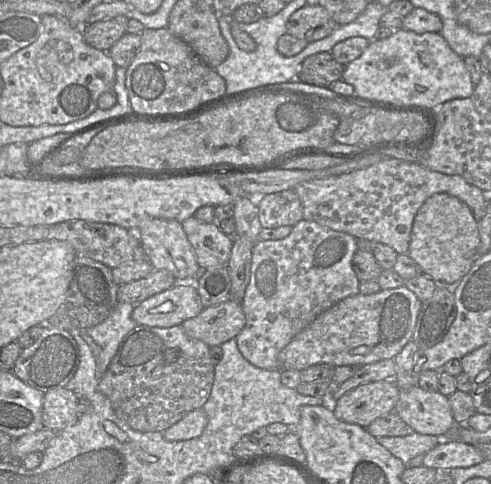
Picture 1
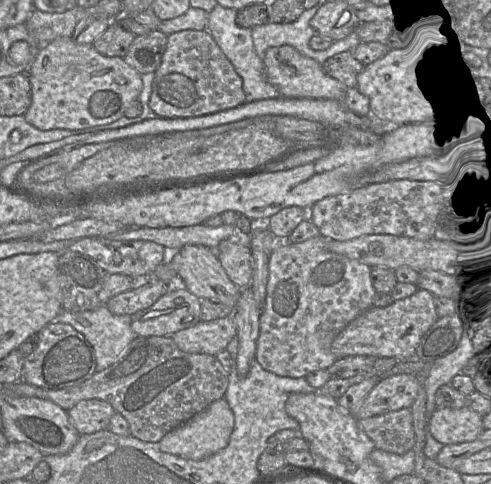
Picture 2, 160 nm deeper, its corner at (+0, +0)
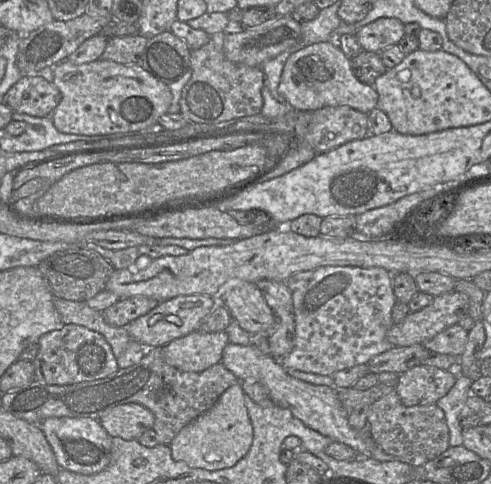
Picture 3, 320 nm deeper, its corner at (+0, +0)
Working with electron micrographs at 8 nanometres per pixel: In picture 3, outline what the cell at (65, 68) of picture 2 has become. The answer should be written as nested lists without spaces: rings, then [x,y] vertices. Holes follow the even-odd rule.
[[[102,59],[80,65],[64,60],[52,68],[51,82],[59,90],[61,100],[49,117],[55,128],[64,134],[93,136],[152,129],[159,118],[168,112],[173,97],[170,88],[141,65]]]

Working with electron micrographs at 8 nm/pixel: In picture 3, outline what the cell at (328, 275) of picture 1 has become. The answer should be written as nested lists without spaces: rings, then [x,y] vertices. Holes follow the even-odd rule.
[[[321,266],[291,275],[286,285],[292,293],[294,314],[294,347],[282,359],[278,359],[285,369],[295,369],[319,375],[332,376],[334,373],[360,364],[367,364],[373,357],[395,347],[387,339],[387,332],[394,325],[392,308],[397,302],[392,287],[392,273],[381,267],[362,268],[356,266]]]

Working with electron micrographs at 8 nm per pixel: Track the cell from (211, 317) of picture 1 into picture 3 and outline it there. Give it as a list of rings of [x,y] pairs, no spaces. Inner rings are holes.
[[[196,330],[163,346],[162,354],[165,362],[178,370],[186,372],[202,372],[221,362],[223,349],[228,342],[229,340],[226,331],[202,332]]]

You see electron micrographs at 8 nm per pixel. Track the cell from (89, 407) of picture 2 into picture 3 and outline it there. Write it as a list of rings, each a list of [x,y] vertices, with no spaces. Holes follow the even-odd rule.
[[[128,403],[113,408],[100,418],[99,423],[112,438],[137,440],[144,431],[152,429],[154,421],[154,414],[149,409]]]

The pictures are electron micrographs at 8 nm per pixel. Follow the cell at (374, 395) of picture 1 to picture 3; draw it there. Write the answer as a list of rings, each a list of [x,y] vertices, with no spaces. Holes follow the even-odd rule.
[[[419,365],[400,375],[395,390],[405,406],[436,404],[454,386],[455,371]]]

